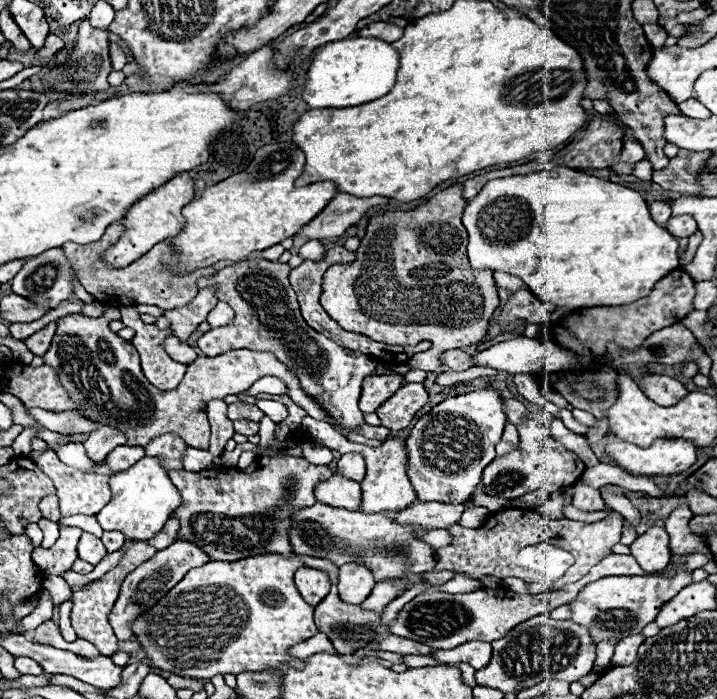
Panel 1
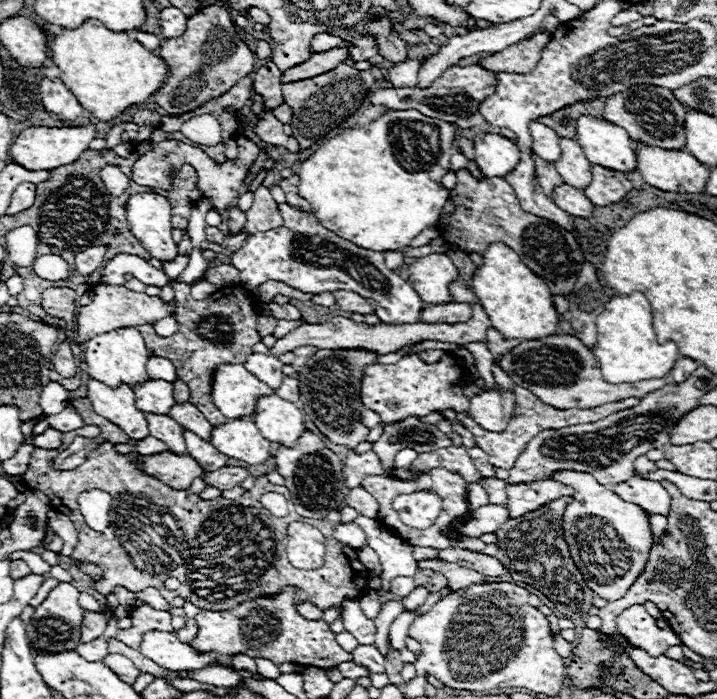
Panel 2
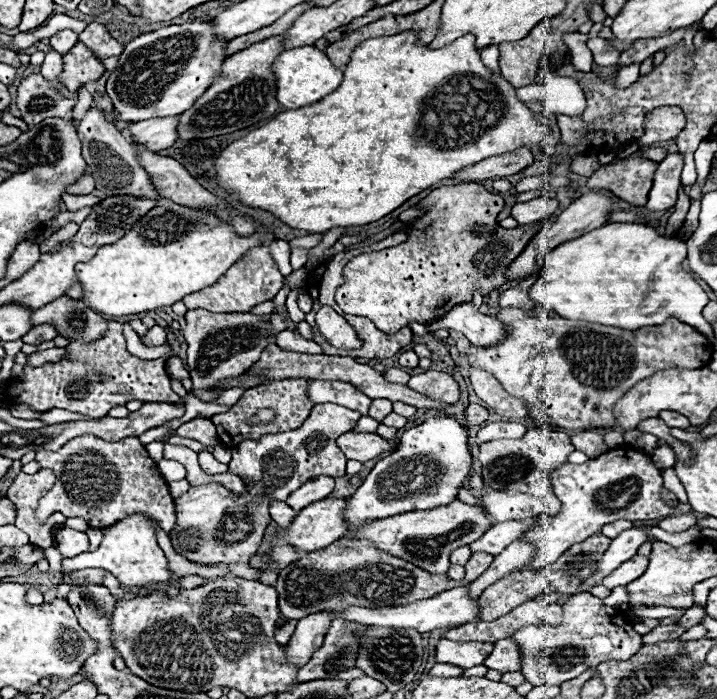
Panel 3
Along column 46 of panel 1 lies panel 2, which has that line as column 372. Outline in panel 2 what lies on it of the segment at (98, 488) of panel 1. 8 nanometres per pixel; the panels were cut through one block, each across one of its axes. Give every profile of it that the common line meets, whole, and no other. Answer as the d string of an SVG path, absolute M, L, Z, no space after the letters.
M368 450L364 454L352 454L352 452L348 452L346 466L344 466L342 472L344 472L348 488L360 486L366 476L374 476L374 474L384 474L384 476L394 478L394 470L386 470L382 466L380 458L372 450Z

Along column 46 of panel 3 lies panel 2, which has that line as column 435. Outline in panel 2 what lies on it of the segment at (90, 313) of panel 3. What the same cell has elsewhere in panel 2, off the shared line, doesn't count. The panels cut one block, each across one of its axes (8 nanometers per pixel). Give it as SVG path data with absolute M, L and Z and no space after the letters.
M446 302L446 304L426 304L422 308L422 322L446 322L458 324L472 316L472 306L468 302Z

